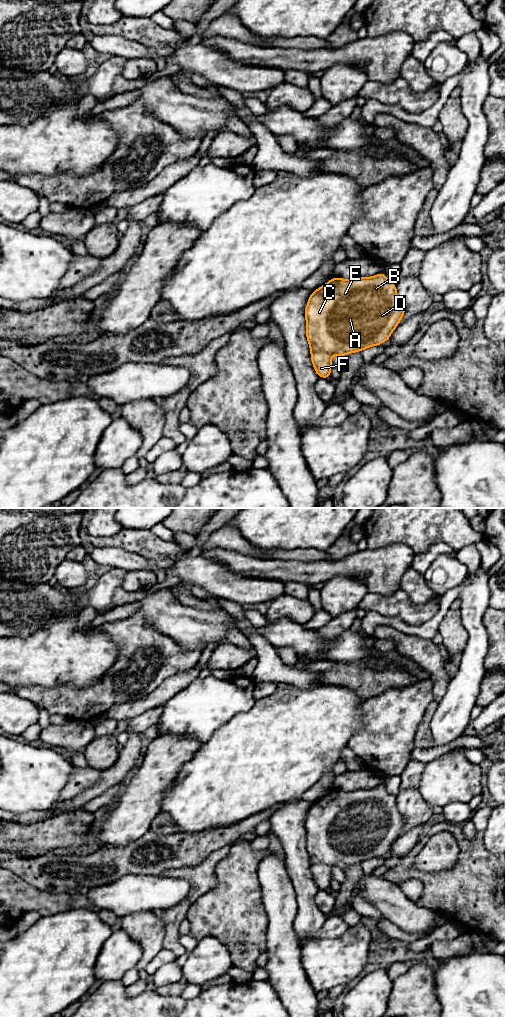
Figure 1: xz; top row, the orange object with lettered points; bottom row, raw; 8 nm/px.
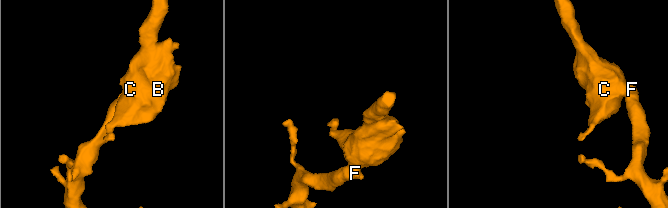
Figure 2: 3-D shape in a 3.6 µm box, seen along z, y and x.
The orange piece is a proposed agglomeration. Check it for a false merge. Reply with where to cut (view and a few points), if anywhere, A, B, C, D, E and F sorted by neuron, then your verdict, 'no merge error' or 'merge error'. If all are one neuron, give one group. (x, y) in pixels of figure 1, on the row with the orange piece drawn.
no cut | A B C D E F | no merge error

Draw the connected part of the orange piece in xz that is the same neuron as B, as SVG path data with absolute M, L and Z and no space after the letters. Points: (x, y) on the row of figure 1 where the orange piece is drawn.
M384 271L372 277L333 277L314 290L307 301L304 315L310 359L319 378L330 379L332 355L344 357L385 343L405 311L406 307L397 295L396 284L386 278Z

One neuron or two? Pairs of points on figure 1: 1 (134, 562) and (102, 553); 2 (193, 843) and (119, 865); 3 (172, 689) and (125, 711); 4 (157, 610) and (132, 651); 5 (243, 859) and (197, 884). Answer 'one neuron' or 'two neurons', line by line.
1: one neuron
2: one neuron
3: one neuron
4: two neurons
5: two neurons

